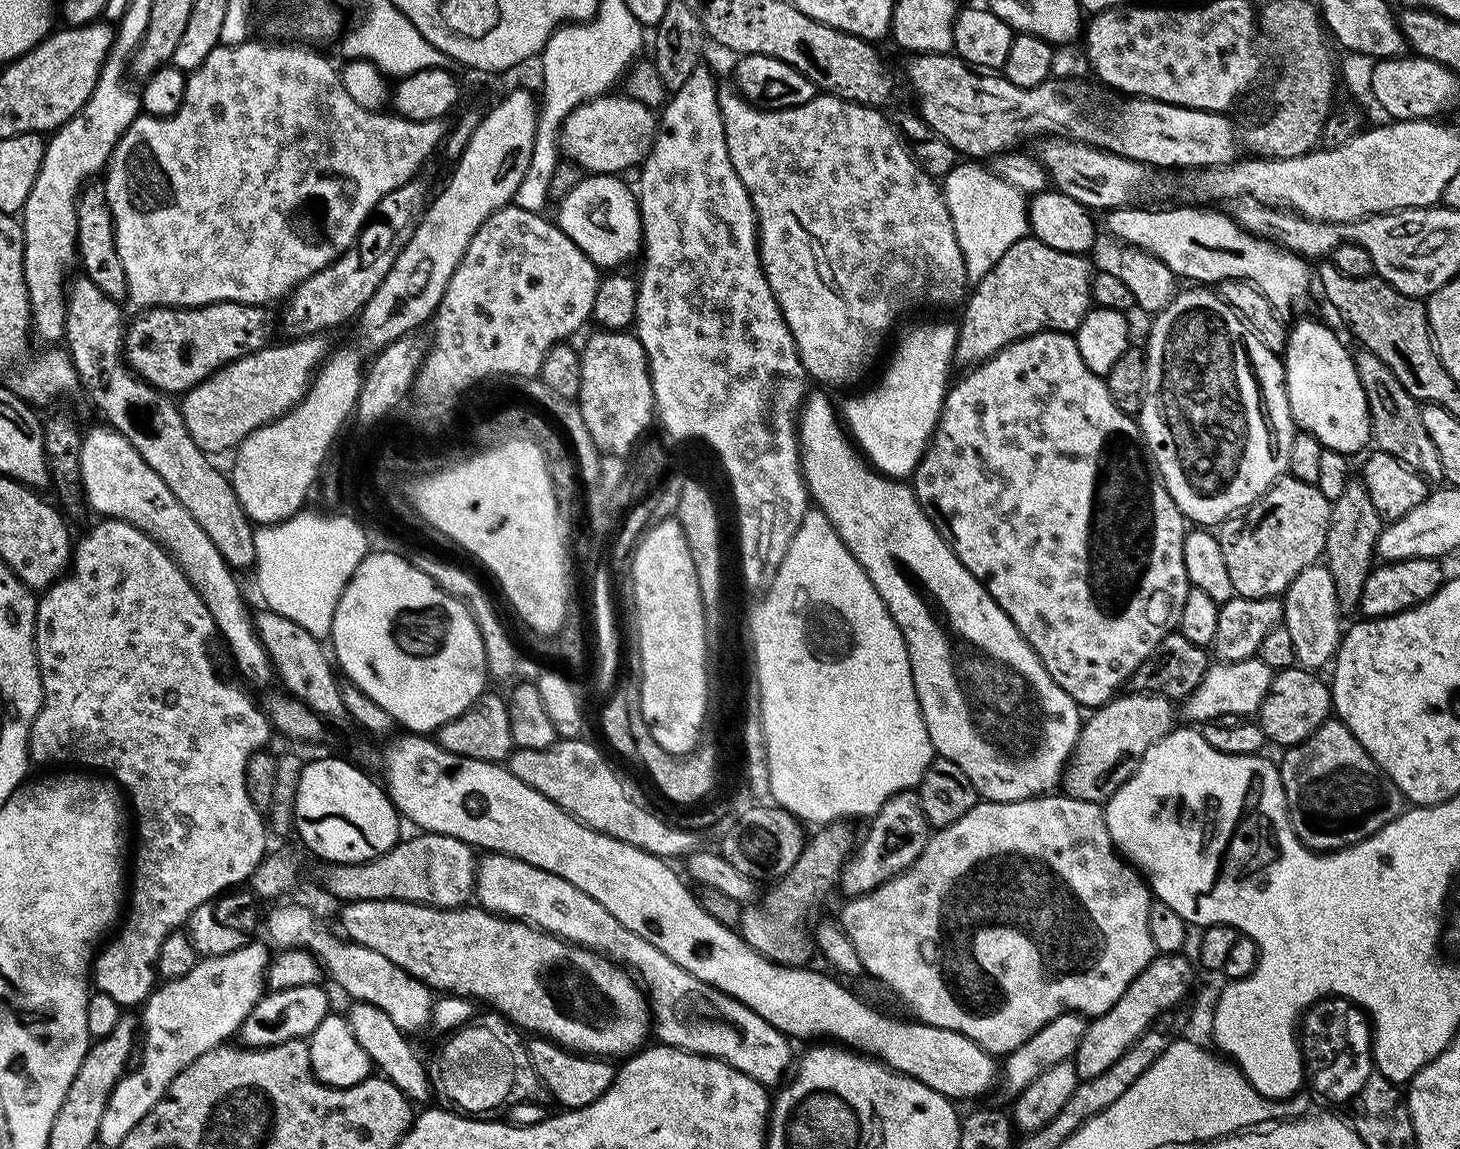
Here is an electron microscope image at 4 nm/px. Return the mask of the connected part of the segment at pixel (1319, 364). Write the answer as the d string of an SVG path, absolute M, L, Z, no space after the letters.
M1300 320L1291 325L1288 333L1288 345L1282 353L1284 366L1284 384L1288 388L1288 401L1292 422L1302 432L1309 432L1324 449L1353 454L1360 452L1372 440L1372 419L1366 402L1366 390L1358 378L1353 353L1336 337L1332 328L1319 324L1316 320Z

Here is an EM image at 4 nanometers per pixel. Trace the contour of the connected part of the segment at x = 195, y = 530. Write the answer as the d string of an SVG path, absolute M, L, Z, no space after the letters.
M111 426L103 427L85 431L80 445L80 484L84 488L87 507L101 512L101 517L125 520L145 532L151 540L159 542L184 571L184 577L196 587L197 594L216 622L219 635L224 635L232 647L232 656L239 670L258 682L272 678L274 669L256 637L254 616L251 611L248 613L248 606L240 593L237 573L229 568L218 546L206 538L206 530L194 522L182 502L170 494L170 486L146 466L128 439Z

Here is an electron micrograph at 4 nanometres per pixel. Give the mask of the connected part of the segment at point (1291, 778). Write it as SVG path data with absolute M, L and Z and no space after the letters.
M1330 718L1310 738L1287 749L1278 767L1294 834L1314 852L1338 852L1361 844L1401 815L1406 804L1396 783L1382 775L1339 718Z

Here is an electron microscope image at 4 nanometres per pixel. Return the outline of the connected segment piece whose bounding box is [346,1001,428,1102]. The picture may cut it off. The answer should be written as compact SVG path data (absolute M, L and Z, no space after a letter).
M355 1001L346 1019L353 1036L367 1053L371 1063L382 1073L384 1079L389 1080L398 1090L402 1090L409 1101L424 1100L428 1096L428 1076L419 1058L414 1054L405 1033L394 1024L392 1018L378 1007Z

